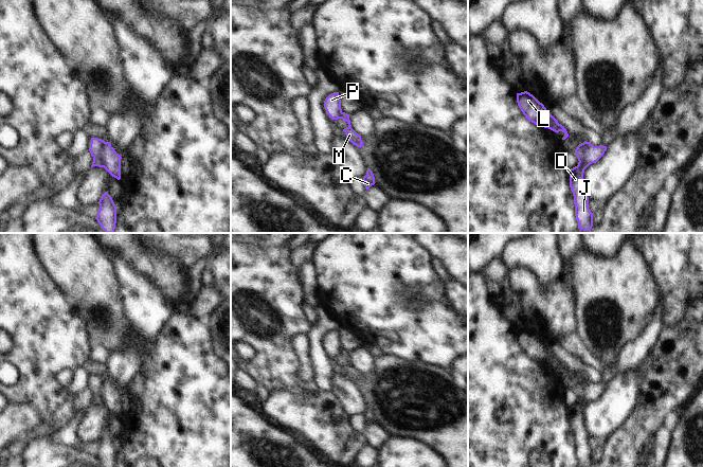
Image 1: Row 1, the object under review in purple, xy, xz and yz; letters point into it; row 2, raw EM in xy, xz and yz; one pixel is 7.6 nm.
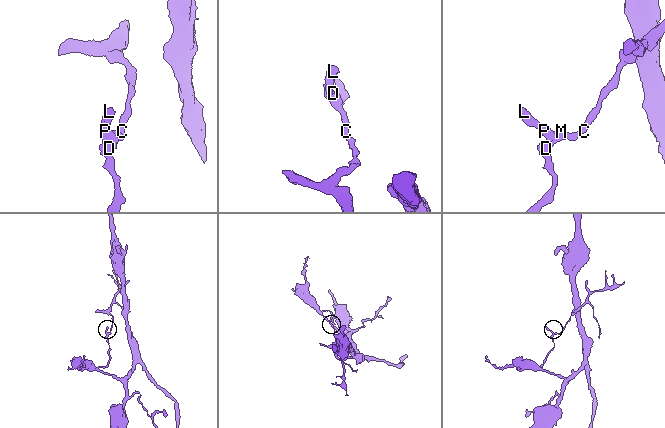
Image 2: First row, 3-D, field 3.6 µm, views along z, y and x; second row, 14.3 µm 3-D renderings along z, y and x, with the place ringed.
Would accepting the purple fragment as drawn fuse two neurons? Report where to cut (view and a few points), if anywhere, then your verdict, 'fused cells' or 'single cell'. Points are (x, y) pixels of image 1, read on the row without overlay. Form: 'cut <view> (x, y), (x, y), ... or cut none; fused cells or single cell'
cut xy (105, 379), (101, 392), (103, 403); fused cells

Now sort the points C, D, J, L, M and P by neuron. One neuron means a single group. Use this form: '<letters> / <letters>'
C M / D J L P

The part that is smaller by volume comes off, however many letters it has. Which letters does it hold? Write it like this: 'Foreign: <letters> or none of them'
Foreign: C, M

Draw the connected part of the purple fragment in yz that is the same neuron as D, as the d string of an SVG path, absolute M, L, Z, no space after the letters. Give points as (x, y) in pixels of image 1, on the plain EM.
M578 402L570 407L570 425L574 433L575 453L578 466L591 467L593 450L589 446L589 434L584 428L583 410Z

